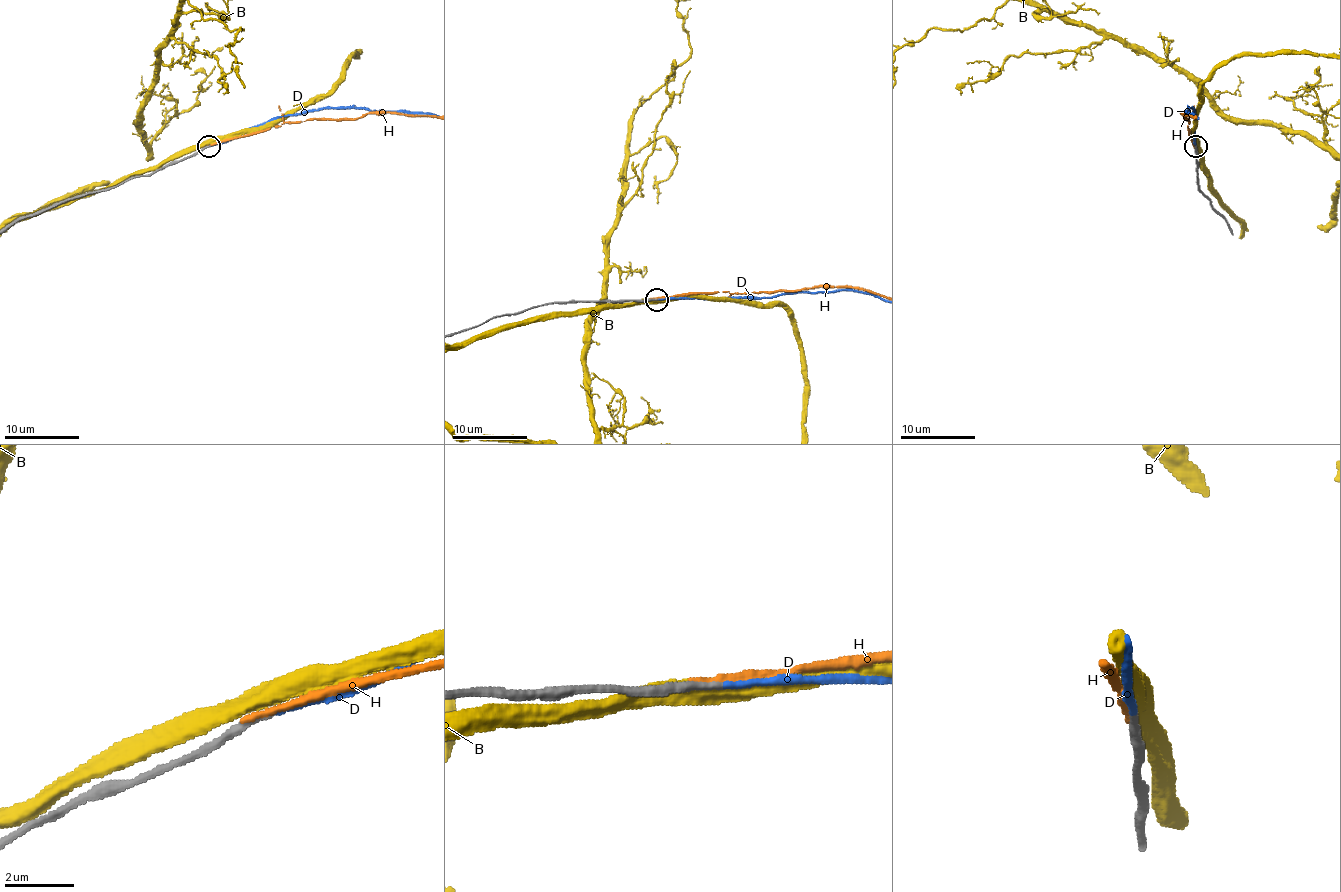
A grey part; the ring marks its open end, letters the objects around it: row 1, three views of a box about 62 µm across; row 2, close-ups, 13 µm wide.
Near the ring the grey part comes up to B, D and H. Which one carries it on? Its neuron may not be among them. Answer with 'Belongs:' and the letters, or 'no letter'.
Belongs: D

